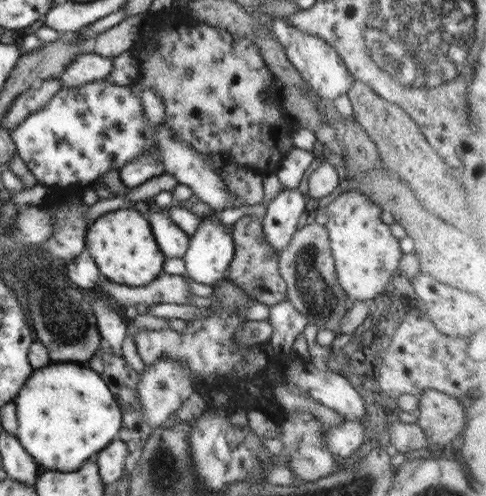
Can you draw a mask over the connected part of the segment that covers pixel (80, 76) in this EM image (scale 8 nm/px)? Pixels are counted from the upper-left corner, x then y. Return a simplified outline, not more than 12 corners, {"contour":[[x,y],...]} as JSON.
{"contour":[[80,54],[58,76],[64,87],[105,79],[113,58]]}

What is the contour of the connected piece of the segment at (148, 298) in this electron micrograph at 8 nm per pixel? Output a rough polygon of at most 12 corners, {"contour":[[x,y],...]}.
{"contour":[[159,275],[141,286],[102,286],[124,307],[191,304],[184,275]]}

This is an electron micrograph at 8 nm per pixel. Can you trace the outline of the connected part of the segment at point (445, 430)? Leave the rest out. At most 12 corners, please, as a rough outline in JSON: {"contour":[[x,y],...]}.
{"contour":[[436,389],[419,396],[418,423],[433,449],[461,438],[465,402]]}

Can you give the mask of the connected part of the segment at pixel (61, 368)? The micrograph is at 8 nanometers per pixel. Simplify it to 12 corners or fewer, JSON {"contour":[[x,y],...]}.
{"contour":[[50,362],[13,401],[15,435],[49,471],[79,470],[118,438],[97,372]]}

